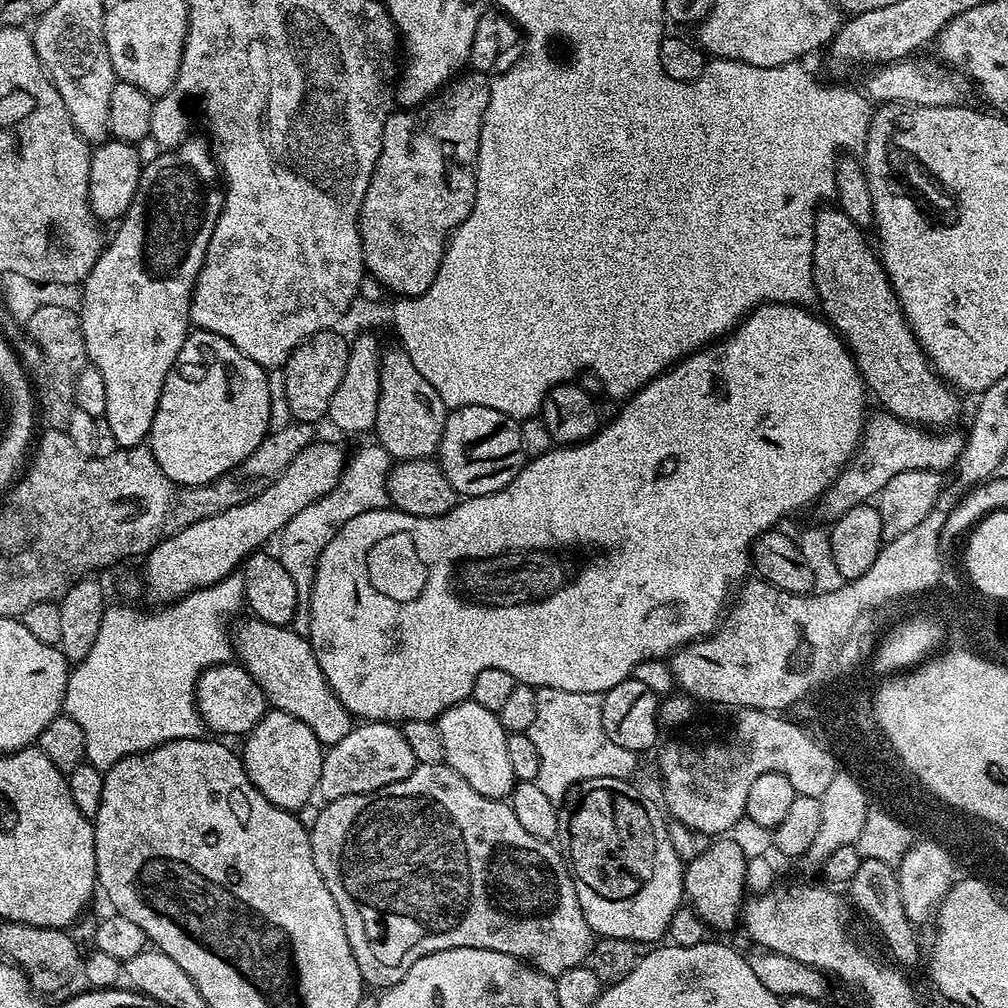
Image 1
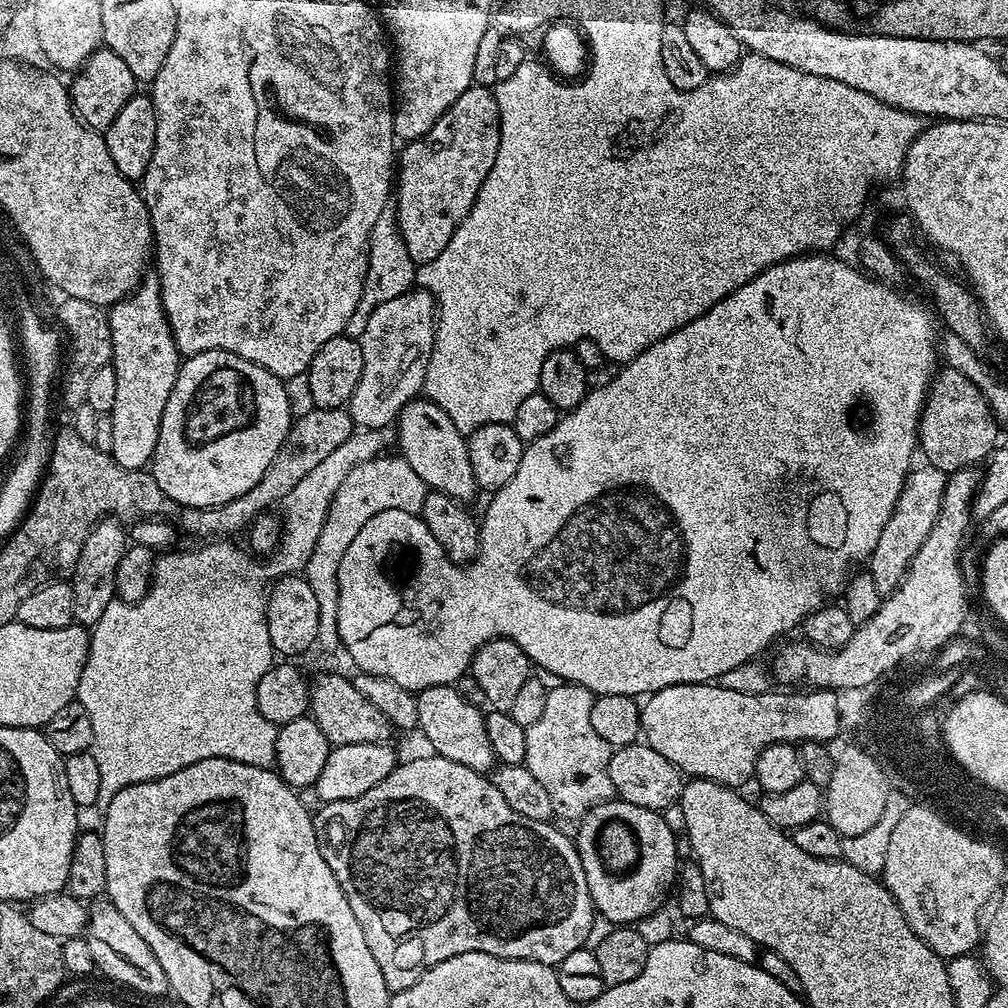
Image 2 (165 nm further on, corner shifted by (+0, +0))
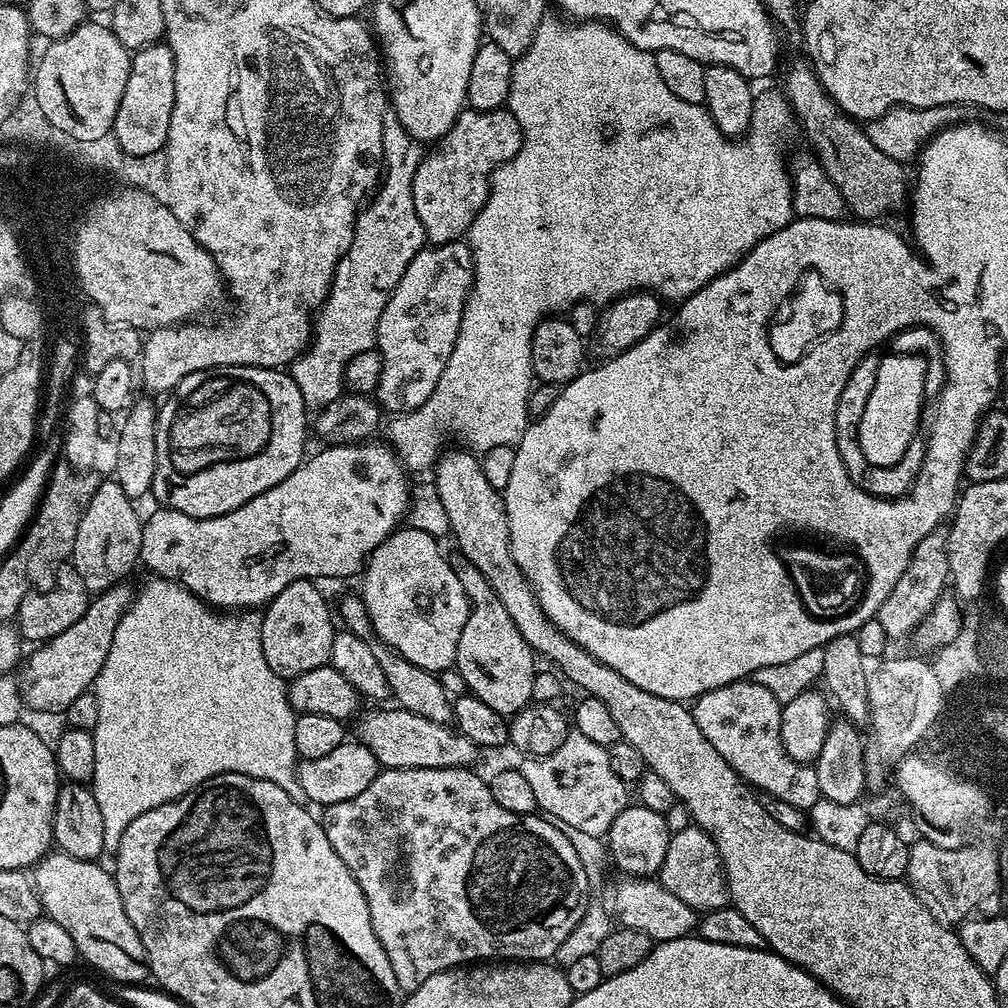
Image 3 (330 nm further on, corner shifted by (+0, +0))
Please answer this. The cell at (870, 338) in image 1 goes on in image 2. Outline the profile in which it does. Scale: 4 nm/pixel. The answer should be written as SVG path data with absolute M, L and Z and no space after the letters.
M945 367L933 379L928 399L920 412L918 448L931 467L945 474L957 472L960 468L975 468L983 465L992 455L997 443L996 427L998 421L986 402L982 390L962 374Z

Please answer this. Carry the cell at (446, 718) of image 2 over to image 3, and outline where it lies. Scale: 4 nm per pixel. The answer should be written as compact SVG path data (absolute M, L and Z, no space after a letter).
M356 594L356 596L342 597L340 612L338 608L338 616L339 619L340 616L344 619L343 627L347 631L358 634L358 638L362 638L362 642L366 642L370 646L370 650L374 650L374 659L378 661L381 669L386 674L386 682L390 682L392 700L399 707L406 709L410 714L430 718L430 722L452 724L453 697L448 696L443 682L440 681L441 677L435 672L426 671L422 666L414 666L414 662L402 658L402 654L398 654L398 650L394 650L389 644L382 642L382 638L372 631L372 623L368 617L363 595Z

